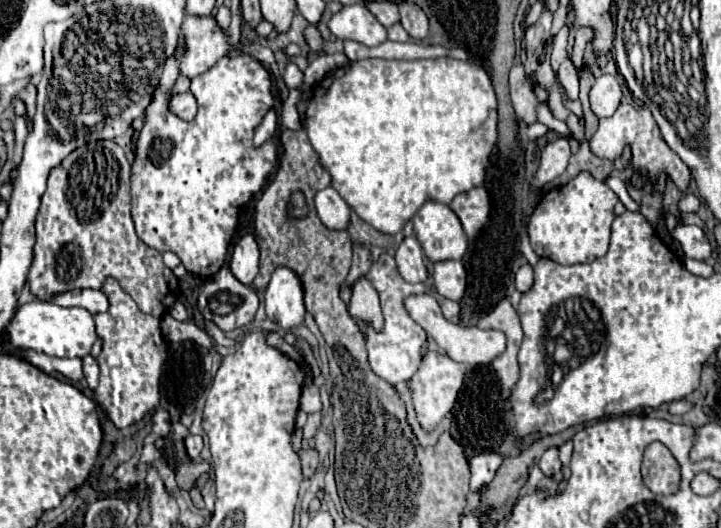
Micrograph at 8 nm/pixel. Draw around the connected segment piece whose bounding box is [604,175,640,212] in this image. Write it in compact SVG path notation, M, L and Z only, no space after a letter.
M610 175L604 181L609 188L611 188L614 193L619 197L619 200L624 204L626 209L633 212L640 212L639 206L636 207L636 202L632 200L629 193L627 192L627 188L622 180L616 176Z

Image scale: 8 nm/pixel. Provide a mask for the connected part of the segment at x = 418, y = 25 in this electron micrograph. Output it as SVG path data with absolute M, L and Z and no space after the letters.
M411 1L399 3L399 13L401 13L401 25L403 29L413 37L413 39L425 39L429 33L429 21L423 9Z

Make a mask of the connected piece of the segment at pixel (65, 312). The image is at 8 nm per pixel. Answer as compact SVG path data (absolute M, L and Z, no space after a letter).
M33 301L21 305L7 327L7 339L15 349L37 351L49 357L85 357L89 355L97 335L93 315L81 307L59 307L49 301Z

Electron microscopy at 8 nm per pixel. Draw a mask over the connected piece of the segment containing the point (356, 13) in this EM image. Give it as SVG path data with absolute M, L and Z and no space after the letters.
M347 5L337 15L331 17L329 29L339 39L351 39L367 47L377 47L387 41L387 29L377 23L375 15L363 5Z

